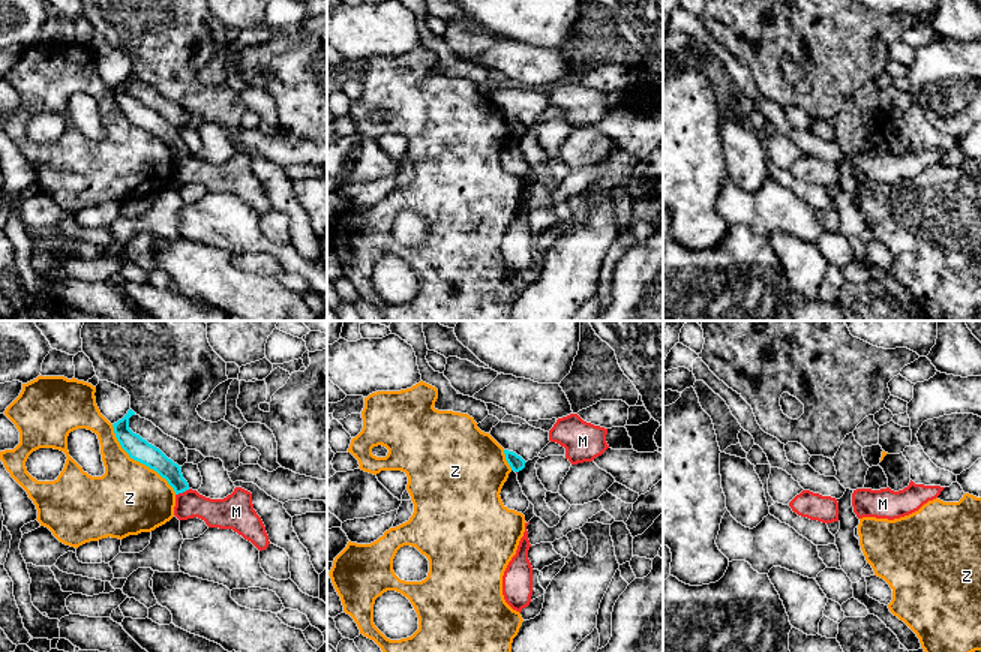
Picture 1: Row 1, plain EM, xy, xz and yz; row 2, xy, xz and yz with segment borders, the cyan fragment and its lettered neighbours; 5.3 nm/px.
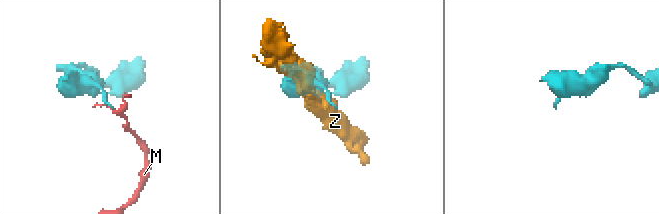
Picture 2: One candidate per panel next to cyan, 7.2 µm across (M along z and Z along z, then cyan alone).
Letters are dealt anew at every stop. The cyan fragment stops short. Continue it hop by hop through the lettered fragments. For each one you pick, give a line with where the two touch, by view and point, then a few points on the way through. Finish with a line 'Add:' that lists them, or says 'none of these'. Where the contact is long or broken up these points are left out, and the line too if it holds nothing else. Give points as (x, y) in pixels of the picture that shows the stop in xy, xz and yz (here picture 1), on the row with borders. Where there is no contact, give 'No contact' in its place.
Add: none of these

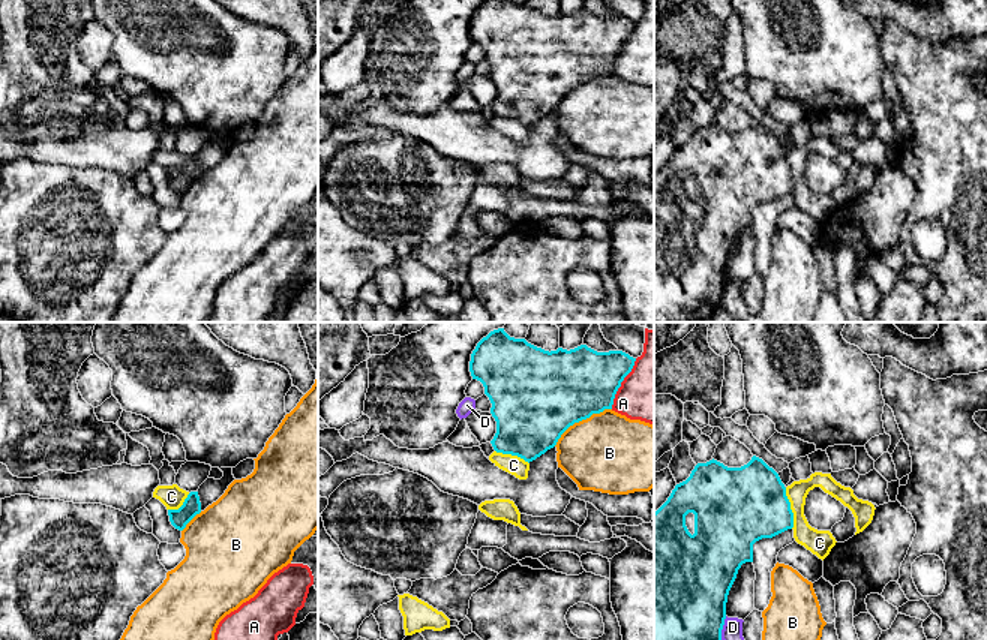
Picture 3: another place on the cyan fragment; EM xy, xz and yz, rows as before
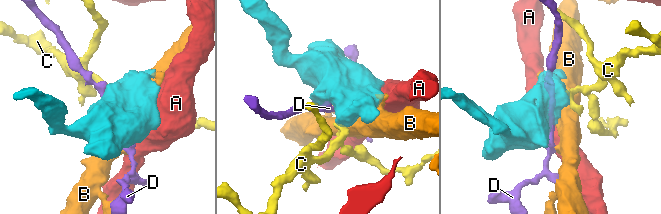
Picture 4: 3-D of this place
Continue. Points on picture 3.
Add: none of these

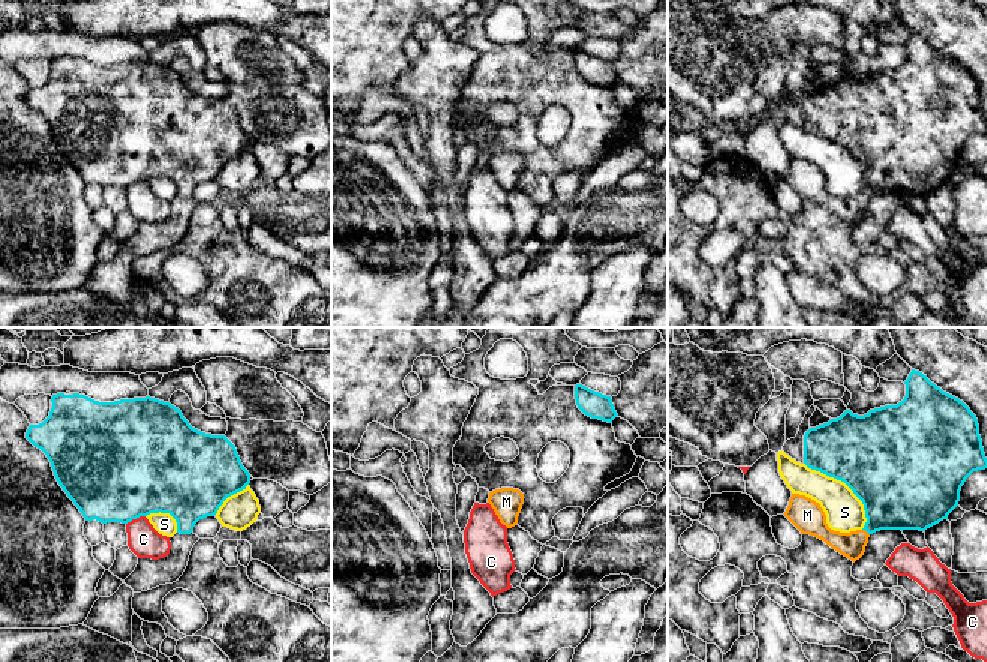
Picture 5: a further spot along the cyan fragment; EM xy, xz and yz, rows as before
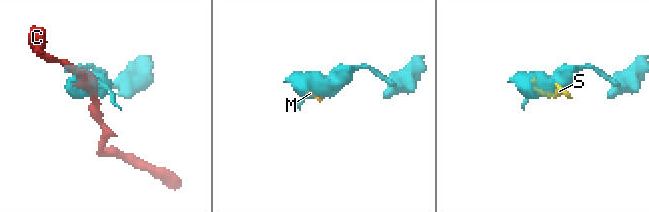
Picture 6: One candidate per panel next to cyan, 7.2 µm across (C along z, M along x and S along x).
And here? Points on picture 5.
M: Touches cyan at yz (866, 530). Path across: yz (896, 494), (866, 530), (852, 545)
Add: M

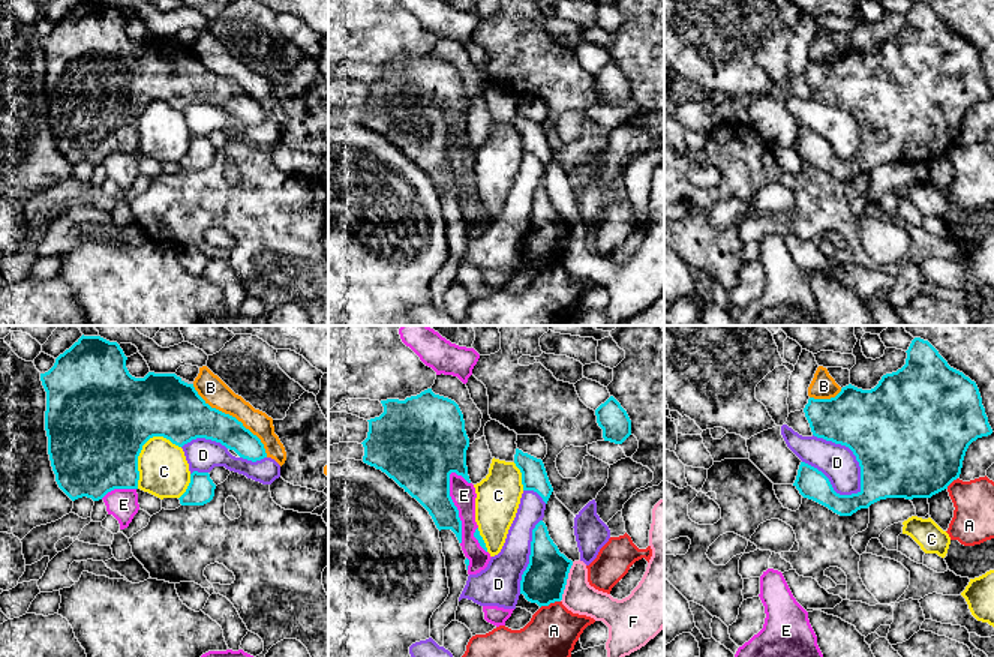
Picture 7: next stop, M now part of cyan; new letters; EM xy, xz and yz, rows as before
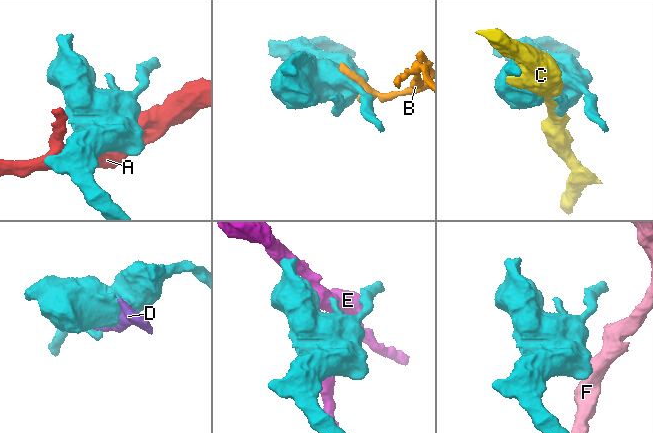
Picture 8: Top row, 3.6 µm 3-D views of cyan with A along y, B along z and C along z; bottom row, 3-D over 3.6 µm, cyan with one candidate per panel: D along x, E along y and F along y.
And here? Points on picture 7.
Add: none of these

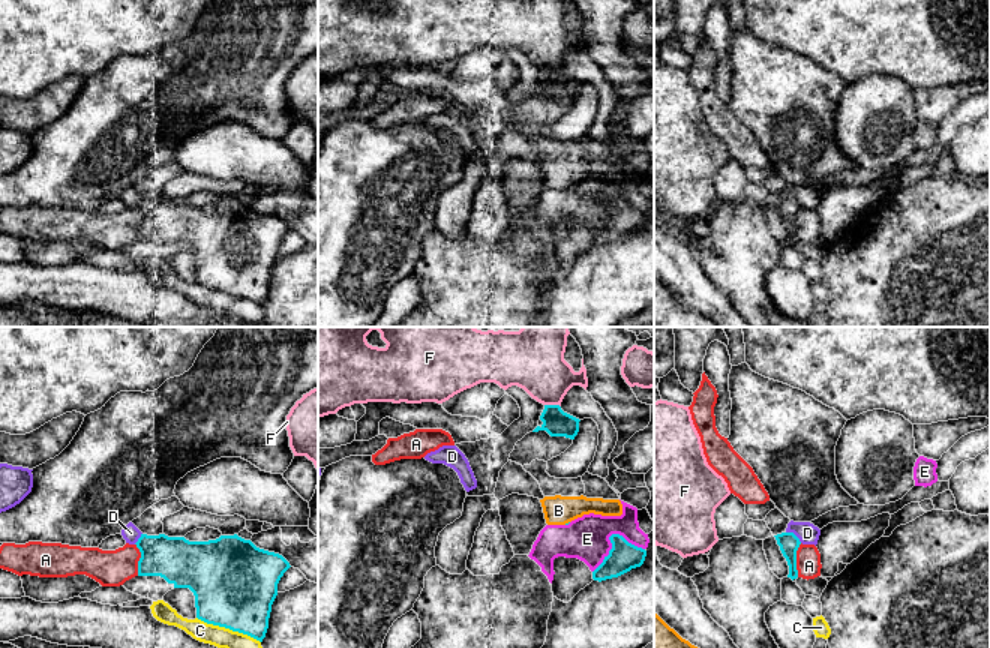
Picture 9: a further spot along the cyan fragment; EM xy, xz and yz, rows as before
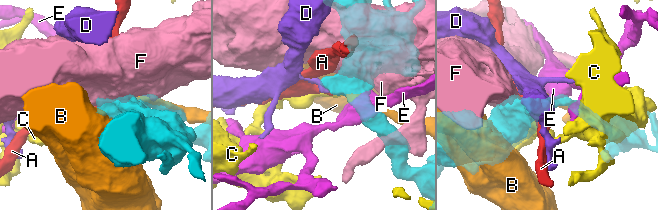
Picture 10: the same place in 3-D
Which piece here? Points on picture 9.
Add: none of these

